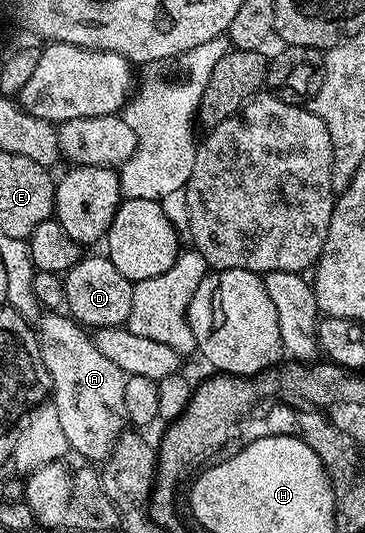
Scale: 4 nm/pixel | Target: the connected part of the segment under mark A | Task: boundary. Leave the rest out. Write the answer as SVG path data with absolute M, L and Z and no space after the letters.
M44 312L38 327L40 355L46 364L46 372L50 372L52 388L51 401L58 408L58 420L62 423L62 433L68 441L69 451L74 455L81 454L84 460L92 464L100 464L112 457L126 427L126 375L122 368L95 346L89 333L75 318L64 312Z

